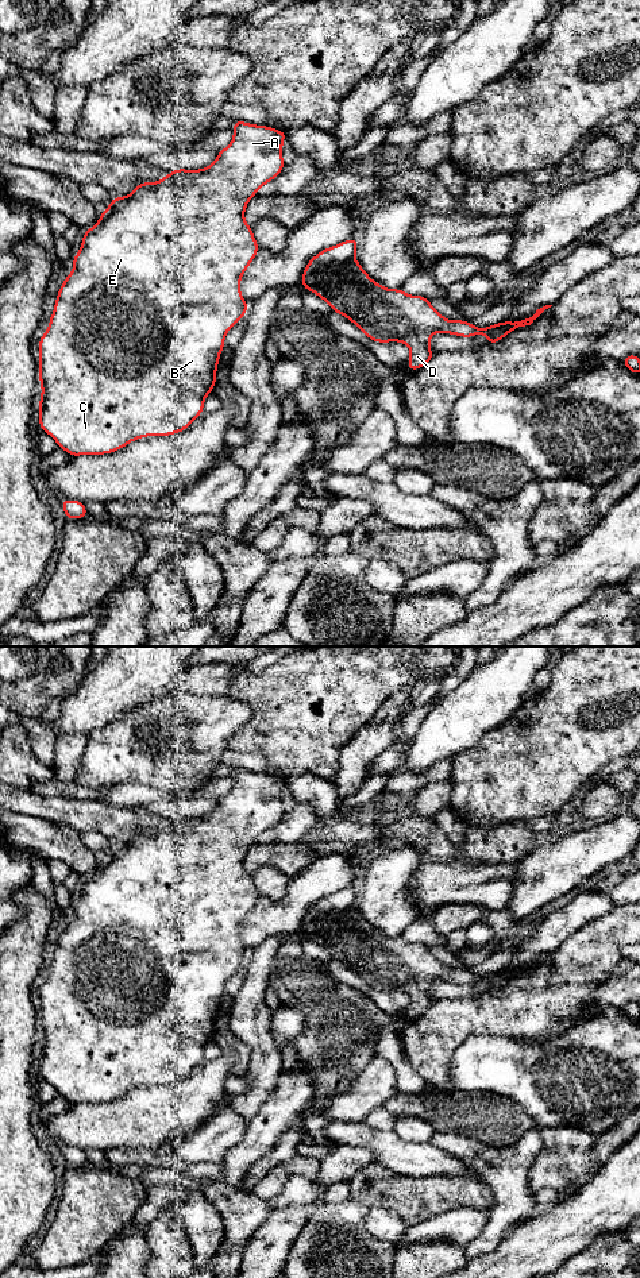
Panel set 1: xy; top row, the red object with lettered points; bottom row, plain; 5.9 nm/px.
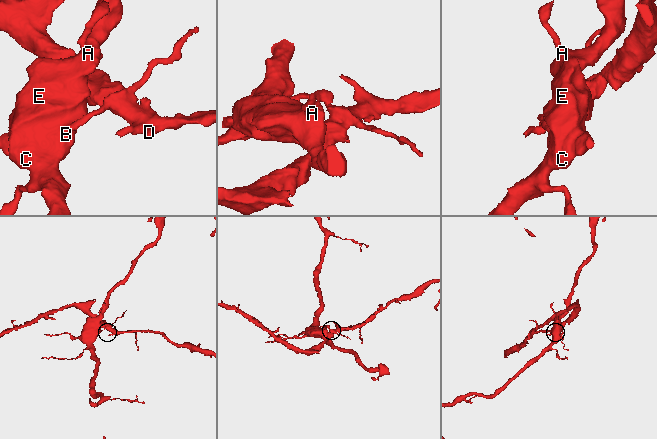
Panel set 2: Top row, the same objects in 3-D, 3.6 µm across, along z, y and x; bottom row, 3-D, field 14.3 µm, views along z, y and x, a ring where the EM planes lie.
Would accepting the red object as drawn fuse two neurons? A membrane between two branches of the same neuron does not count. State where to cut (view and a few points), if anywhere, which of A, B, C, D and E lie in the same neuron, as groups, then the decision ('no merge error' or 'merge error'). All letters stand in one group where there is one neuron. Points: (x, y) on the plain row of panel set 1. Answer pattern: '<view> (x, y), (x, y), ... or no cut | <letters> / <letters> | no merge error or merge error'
xy (353, 906), (307, 914) | A B C E / D | merge error

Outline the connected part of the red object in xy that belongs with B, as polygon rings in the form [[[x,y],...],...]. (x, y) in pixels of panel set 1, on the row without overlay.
[[[234,769],[232,789],[219,799],[215,810],[200,818],[177,816],[158,830],[140,830],[127,845],[112,845],[111,853],[103,858],[99,869],[82,881],[78,901],[72,906],[74,916],[65,926],[55,946],[54,960],[50,964],[47,978],[39,987],[39,1077],[50,1082],[59,1096],[70,1104],[105,1103],[122,1097],[128,1090],[146,1084],[170,1084],[189,1076],[204,1059],[204,1047],[216,1031],[216,1016],[224,996],[227,980],[246,964],[248,951],[240,941],[240,926],[254,908],[259,893],[254,887],[252,876],[244,868],[248,849],[257,838],[273,829],[284,816],[282,791],[285,779],[269,773],[255,773],[246,769]]]

